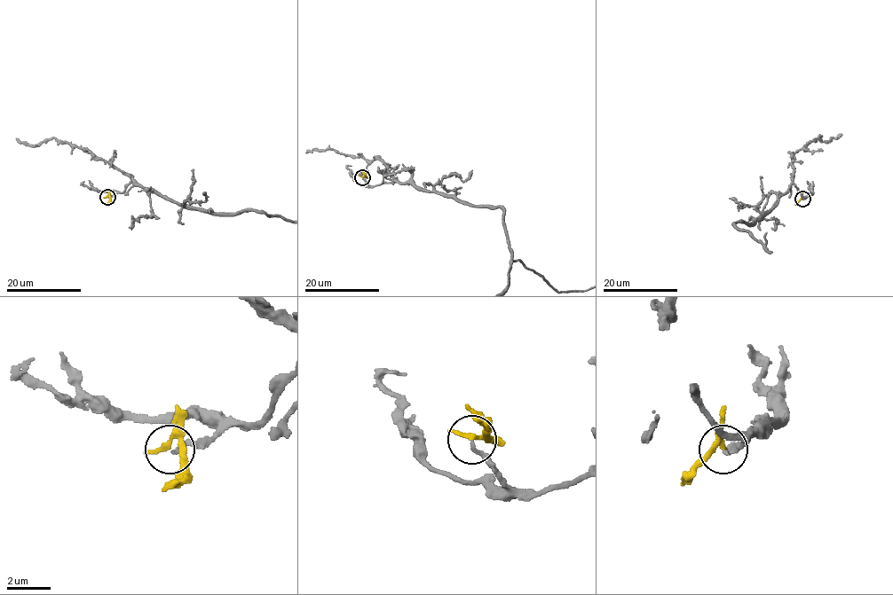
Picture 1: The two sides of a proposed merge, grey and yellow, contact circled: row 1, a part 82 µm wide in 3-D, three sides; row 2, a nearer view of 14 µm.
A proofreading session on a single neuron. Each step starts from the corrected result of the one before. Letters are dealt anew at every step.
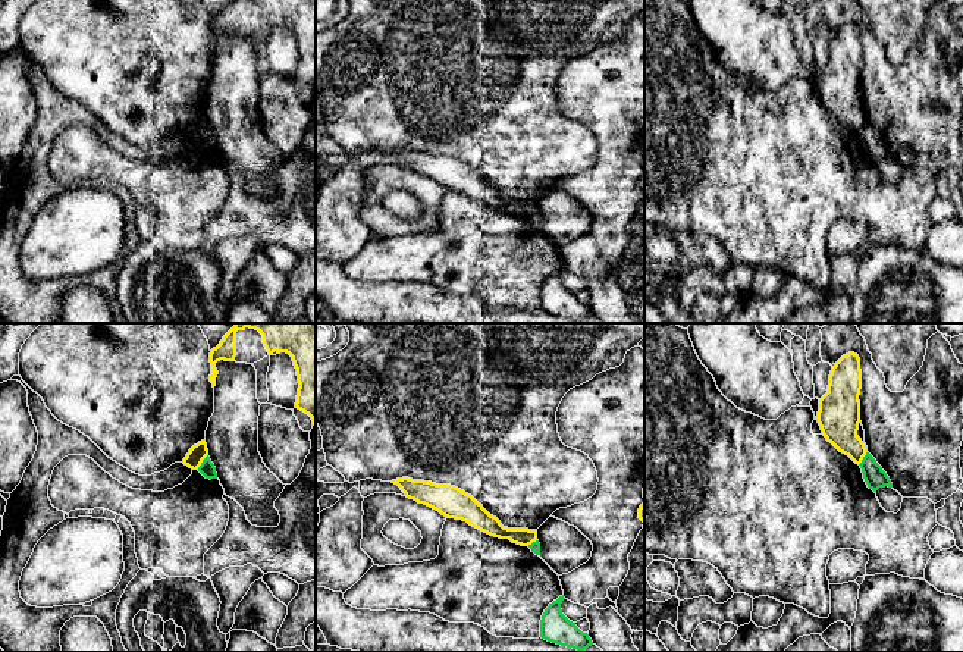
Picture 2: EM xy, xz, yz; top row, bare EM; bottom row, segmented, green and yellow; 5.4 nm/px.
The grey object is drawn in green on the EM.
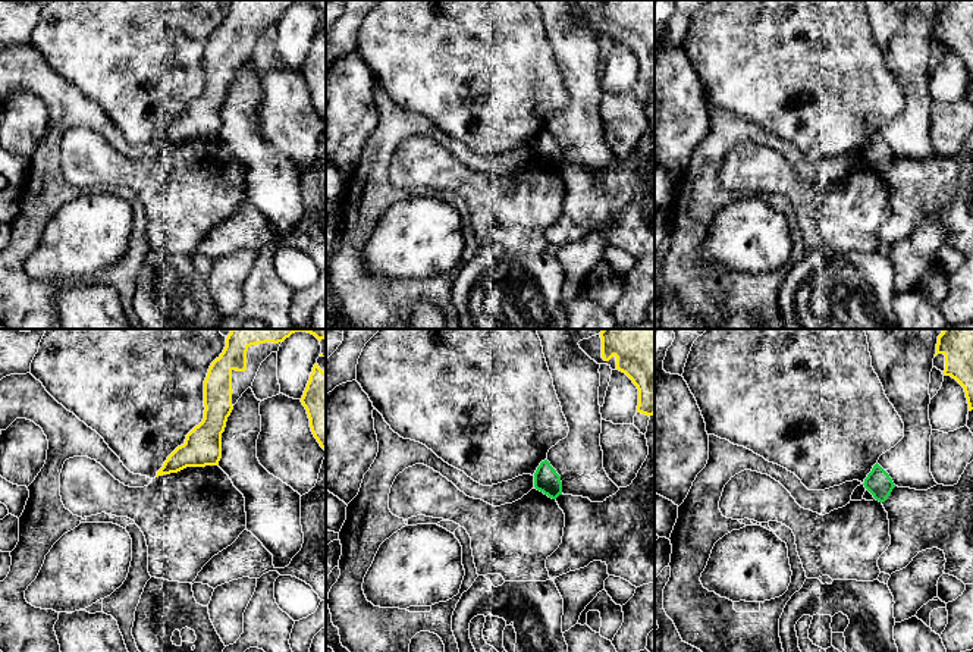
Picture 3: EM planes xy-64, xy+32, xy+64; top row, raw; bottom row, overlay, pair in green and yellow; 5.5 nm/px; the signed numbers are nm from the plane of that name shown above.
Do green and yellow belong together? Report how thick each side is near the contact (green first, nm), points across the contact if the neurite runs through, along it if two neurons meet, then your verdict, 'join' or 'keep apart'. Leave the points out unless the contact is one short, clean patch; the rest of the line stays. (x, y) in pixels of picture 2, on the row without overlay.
90/90 nm | along xy (207, 125), (197, 140) | keep apart

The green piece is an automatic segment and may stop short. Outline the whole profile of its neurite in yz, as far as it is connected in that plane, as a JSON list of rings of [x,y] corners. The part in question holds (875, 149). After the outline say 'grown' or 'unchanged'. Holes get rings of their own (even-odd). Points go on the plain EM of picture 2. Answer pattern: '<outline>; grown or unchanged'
[[[866,123],[862,134],[859,135],[863,144],[863,150],[869,160],[876,163],[879,159],[893,159],[893,154],[876,131]]]; unchanged

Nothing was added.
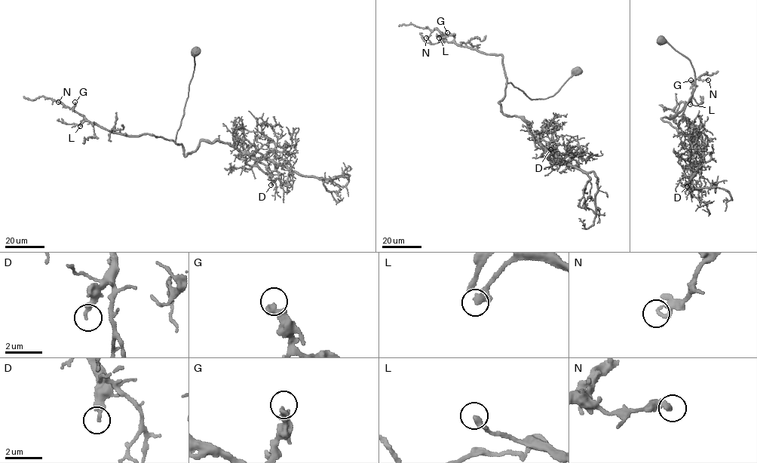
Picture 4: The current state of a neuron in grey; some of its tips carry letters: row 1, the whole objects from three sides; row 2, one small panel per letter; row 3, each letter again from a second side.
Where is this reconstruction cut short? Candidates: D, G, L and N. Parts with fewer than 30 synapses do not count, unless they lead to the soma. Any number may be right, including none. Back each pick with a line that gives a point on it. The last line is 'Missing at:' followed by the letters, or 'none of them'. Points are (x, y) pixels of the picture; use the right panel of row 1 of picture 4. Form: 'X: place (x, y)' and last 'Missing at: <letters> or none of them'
L: place (690, 104)
Missing at: L

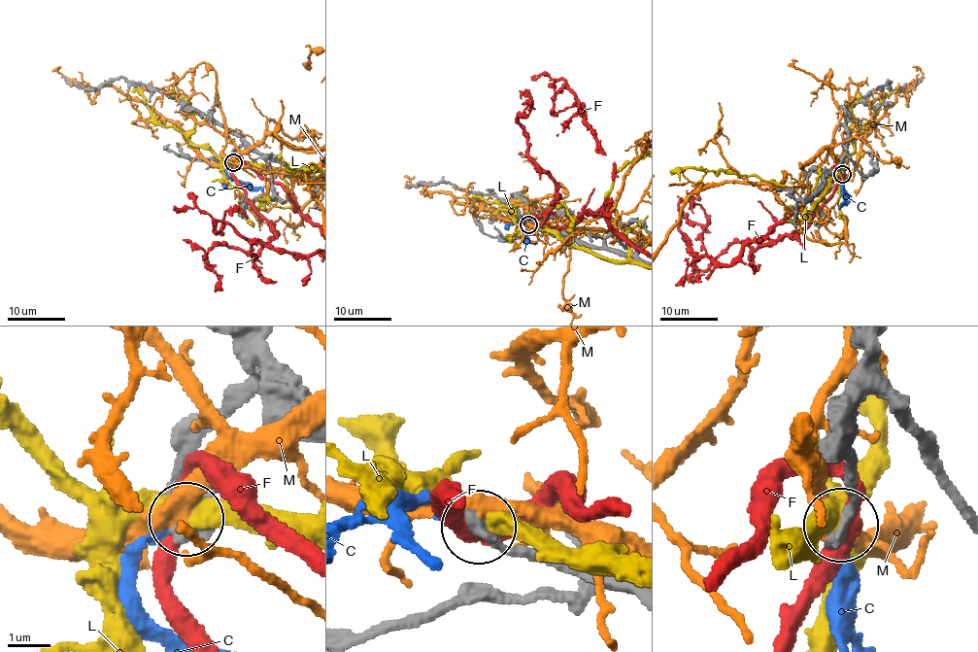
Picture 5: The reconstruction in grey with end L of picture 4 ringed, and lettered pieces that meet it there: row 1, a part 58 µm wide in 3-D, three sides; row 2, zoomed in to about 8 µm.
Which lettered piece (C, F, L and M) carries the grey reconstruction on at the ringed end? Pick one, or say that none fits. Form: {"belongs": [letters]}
{"belongs": ["C"]}

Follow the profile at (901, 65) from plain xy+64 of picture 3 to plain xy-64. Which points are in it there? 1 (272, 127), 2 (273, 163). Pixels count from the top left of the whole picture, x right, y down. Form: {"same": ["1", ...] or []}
{"same": ["2"]}

